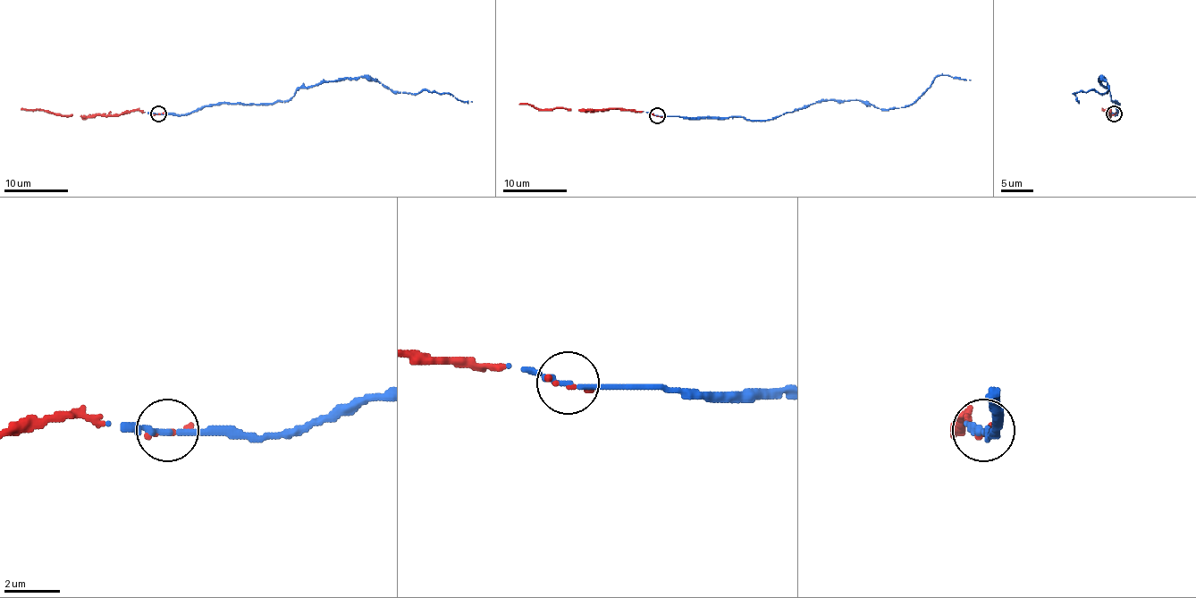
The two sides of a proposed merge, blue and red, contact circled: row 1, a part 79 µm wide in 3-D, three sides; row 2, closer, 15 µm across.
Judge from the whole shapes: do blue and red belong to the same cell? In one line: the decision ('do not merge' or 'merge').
merge

